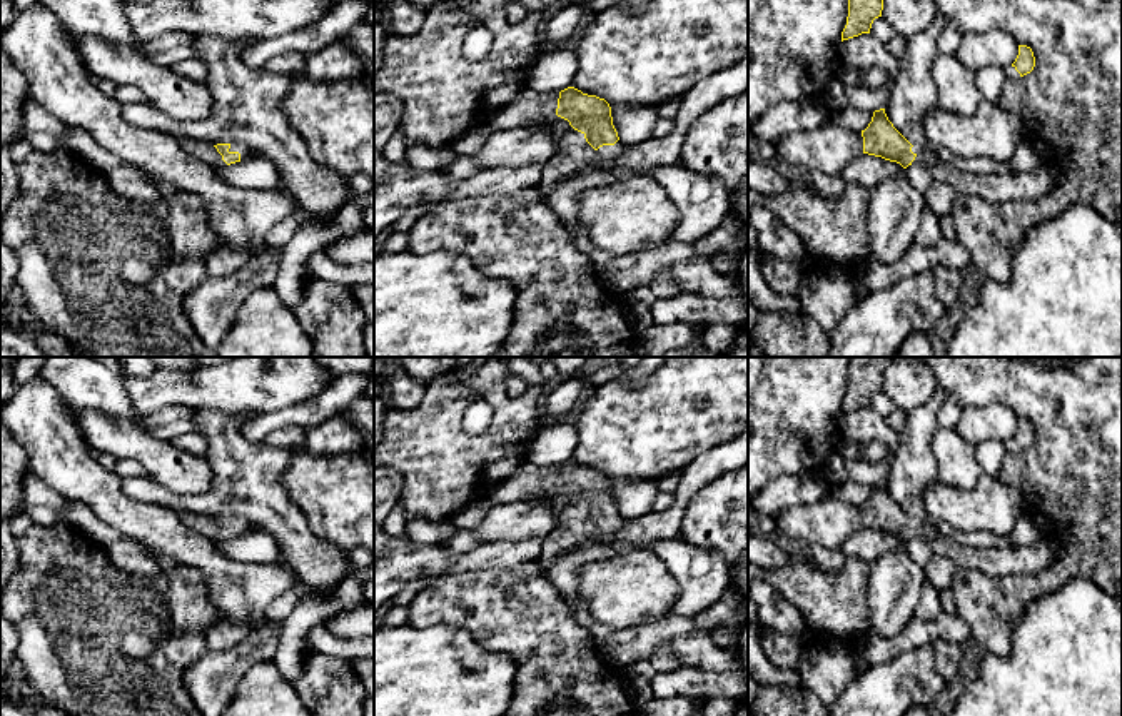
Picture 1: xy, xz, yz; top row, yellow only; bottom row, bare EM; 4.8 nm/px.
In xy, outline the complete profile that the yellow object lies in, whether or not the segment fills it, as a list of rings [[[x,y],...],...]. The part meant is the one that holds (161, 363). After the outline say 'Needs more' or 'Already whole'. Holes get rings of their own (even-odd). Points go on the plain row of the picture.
[[[150,357],[157,369],[192,371],[199,367],[200,357]]]. Already whole

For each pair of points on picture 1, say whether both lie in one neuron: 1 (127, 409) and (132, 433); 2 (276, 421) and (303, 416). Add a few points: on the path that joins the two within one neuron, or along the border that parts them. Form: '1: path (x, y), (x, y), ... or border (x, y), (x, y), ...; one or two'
1: border (90, 409), (126, 416), (139, 424); two
2: path (283, 418), (296, 416); one

